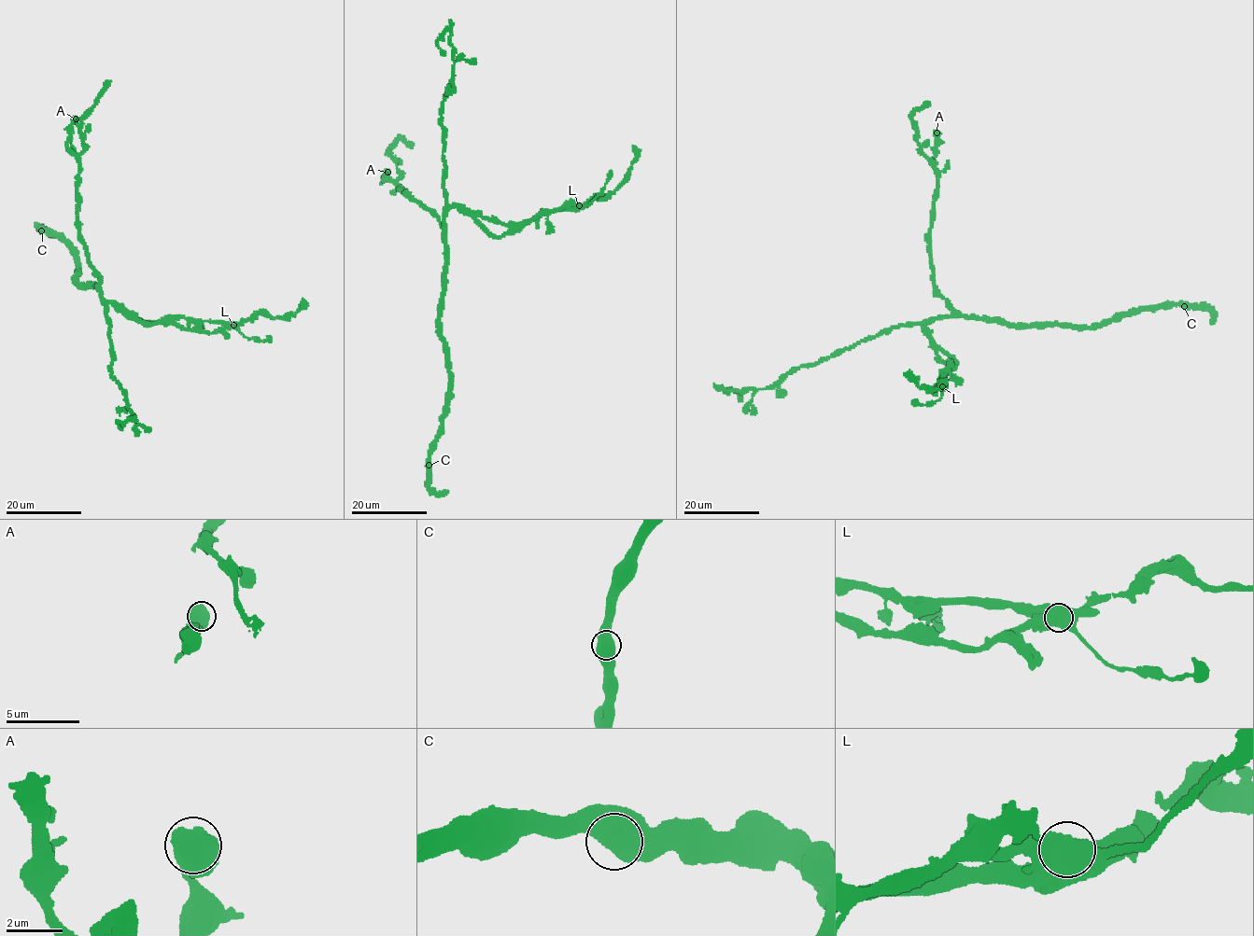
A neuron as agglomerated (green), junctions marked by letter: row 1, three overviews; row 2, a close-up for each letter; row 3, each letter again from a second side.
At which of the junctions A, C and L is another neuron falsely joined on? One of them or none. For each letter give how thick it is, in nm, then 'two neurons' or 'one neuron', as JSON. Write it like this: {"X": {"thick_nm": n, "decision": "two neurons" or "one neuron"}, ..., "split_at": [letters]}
{"A": {"thick_nm": 1100, "decision": "one neuron"}, "C": {"thick_nm": 1050, "decision": "one neuron"}, "L": {"thick_nm": 1250, "decision": "two neurons"}, "split_at": ["L"]}

